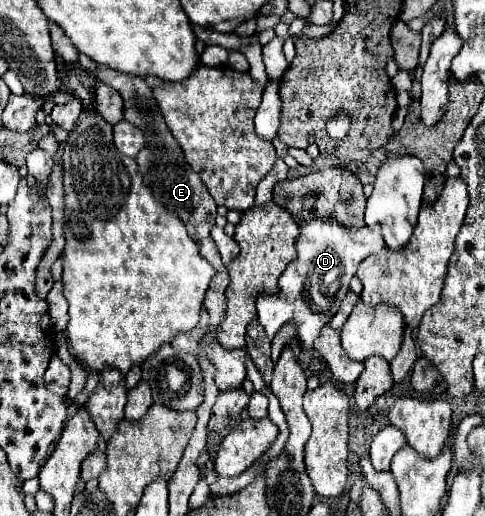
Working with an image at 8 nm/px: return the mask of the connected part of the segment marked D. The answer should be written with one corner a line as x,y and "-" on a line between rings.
314,219
300,227
300,237
296,243
298,259
288,265
288,269
280,275
278,295
260,295
256,299
258,321
264,327
268,339
280,331
282,325
294,323
298,341
302,351
310,351
314,341
320,337
324,325
336,315
342,299
350,291
350,279
356,275
358,265
374,253
386,249
386,243
380,231
372,231
362,227
360,231
348,231
348,227
340,227
334,219

